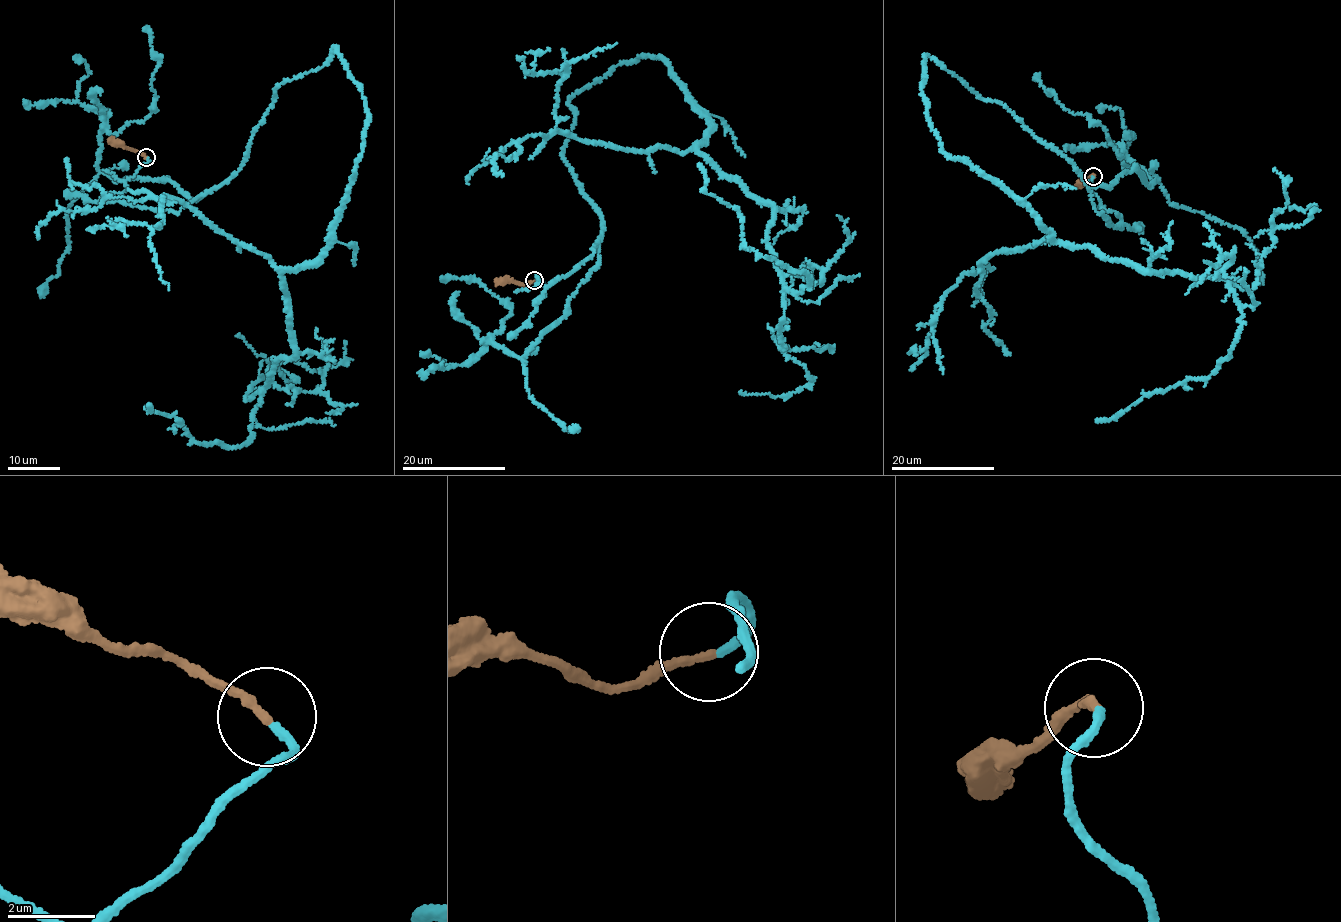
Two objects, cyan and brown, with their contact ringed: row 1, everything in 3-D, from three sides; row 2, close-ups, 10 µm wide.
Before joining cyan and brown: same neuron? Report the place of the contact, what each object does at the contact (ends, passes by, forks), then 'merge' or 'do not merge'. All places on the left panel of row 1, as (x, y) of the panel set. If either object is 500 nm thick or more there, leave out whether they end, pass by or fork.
at (146, 157); cyan ends there; brown ends there; merge

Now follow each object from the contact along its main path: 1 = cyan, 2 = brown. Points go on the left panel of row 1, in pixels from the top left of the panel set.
1: (146, 158), (105, 198), (176, 214), (333, 47), (368, 116), (250, 440), (149, 405)
2: (145, 156), (107, 139)

